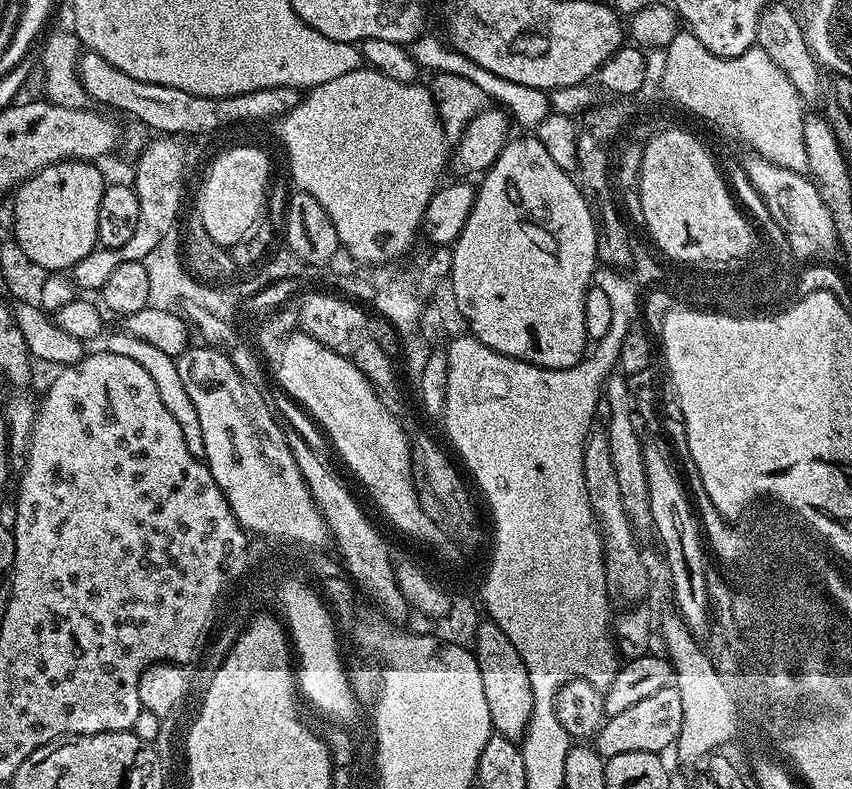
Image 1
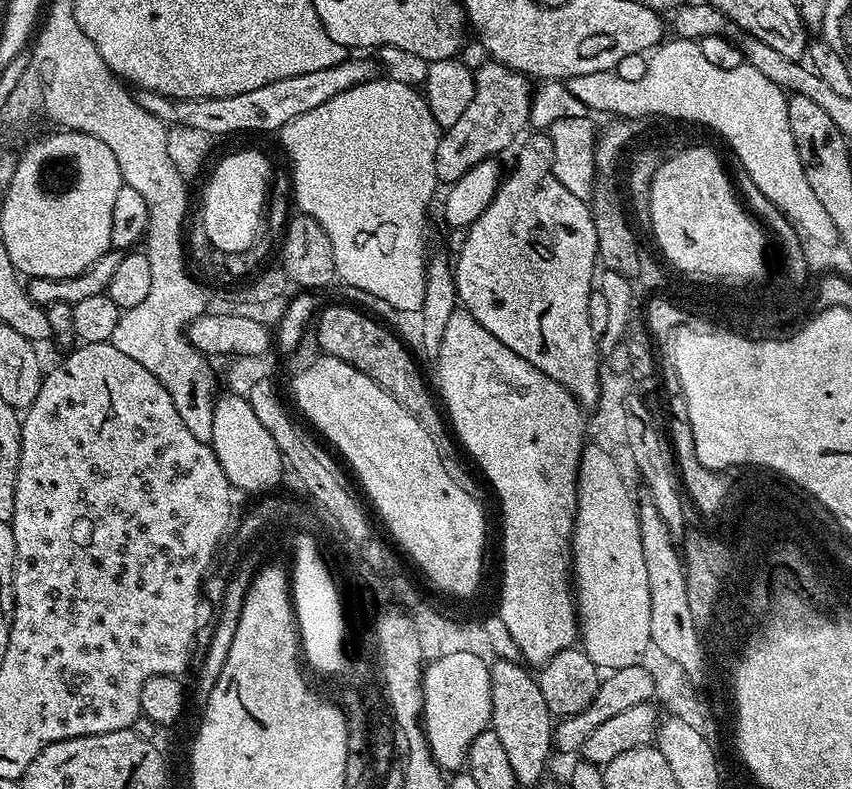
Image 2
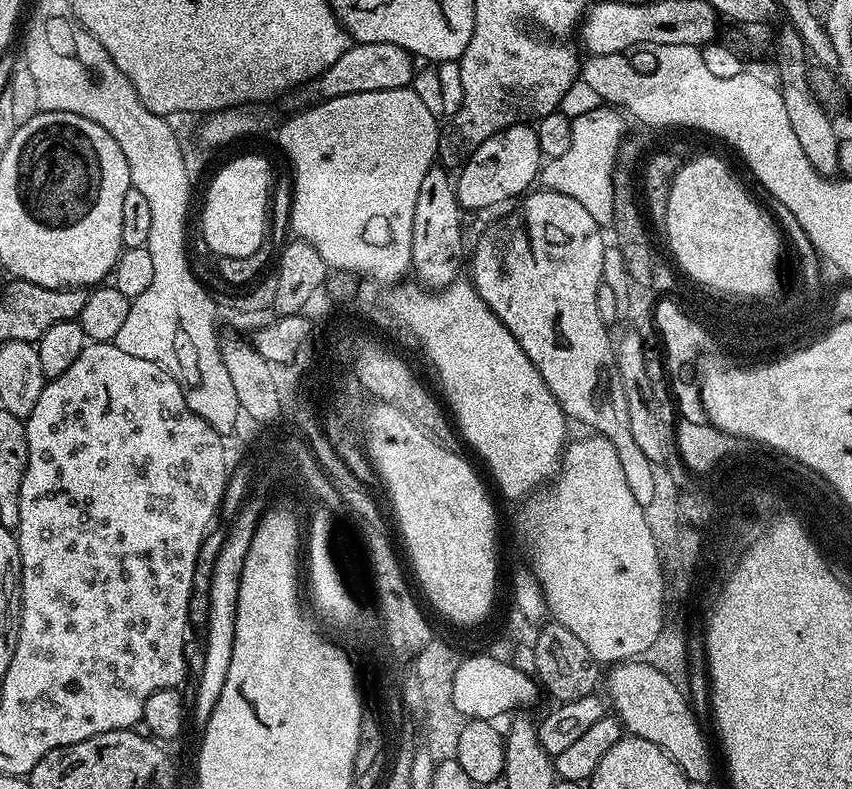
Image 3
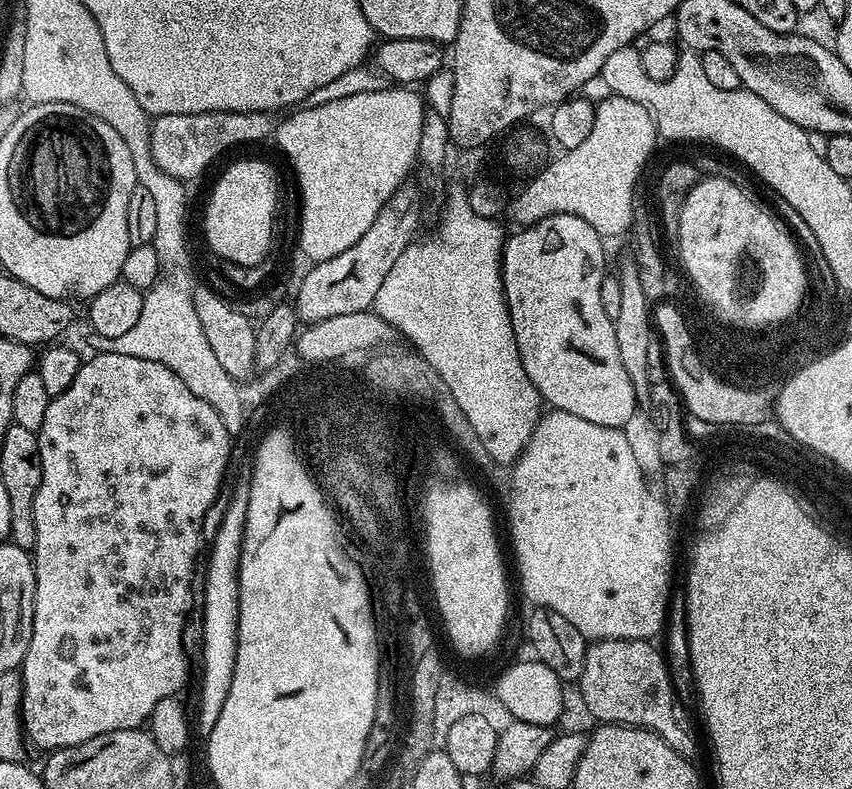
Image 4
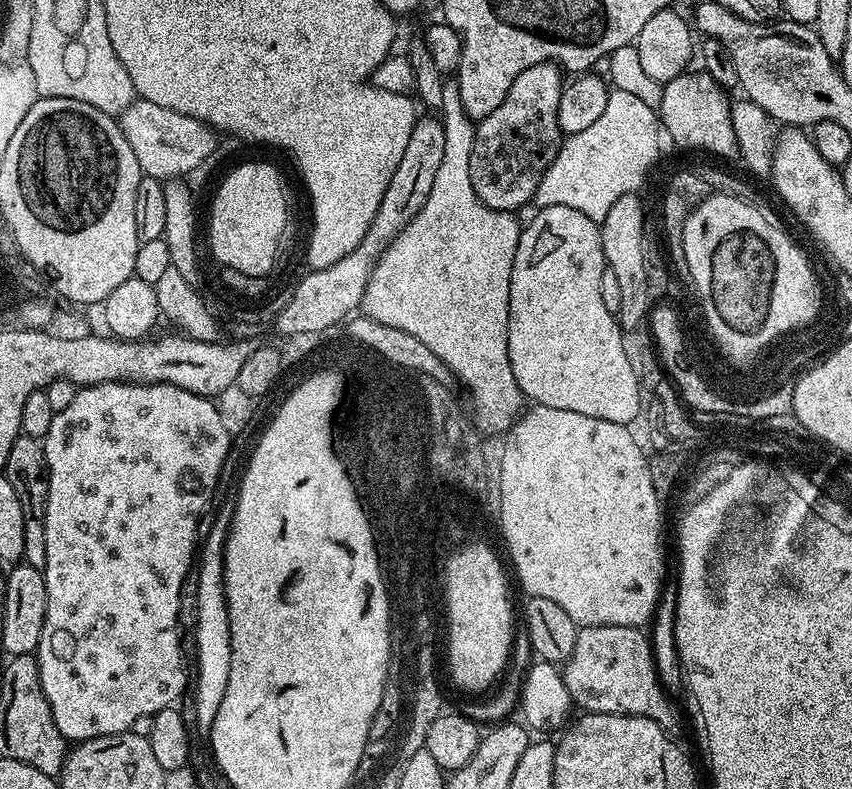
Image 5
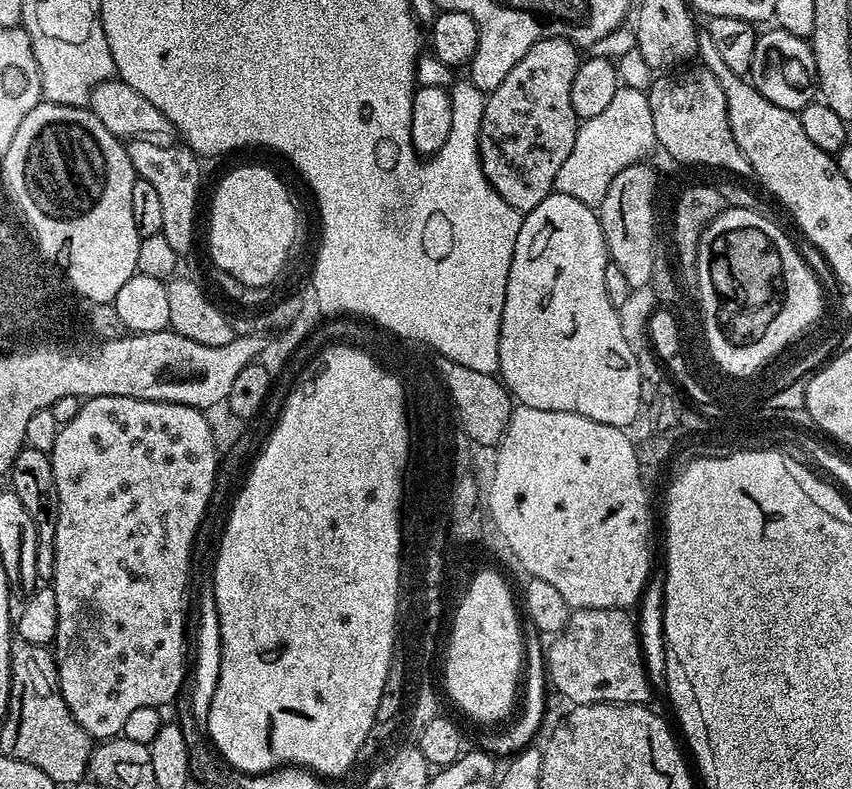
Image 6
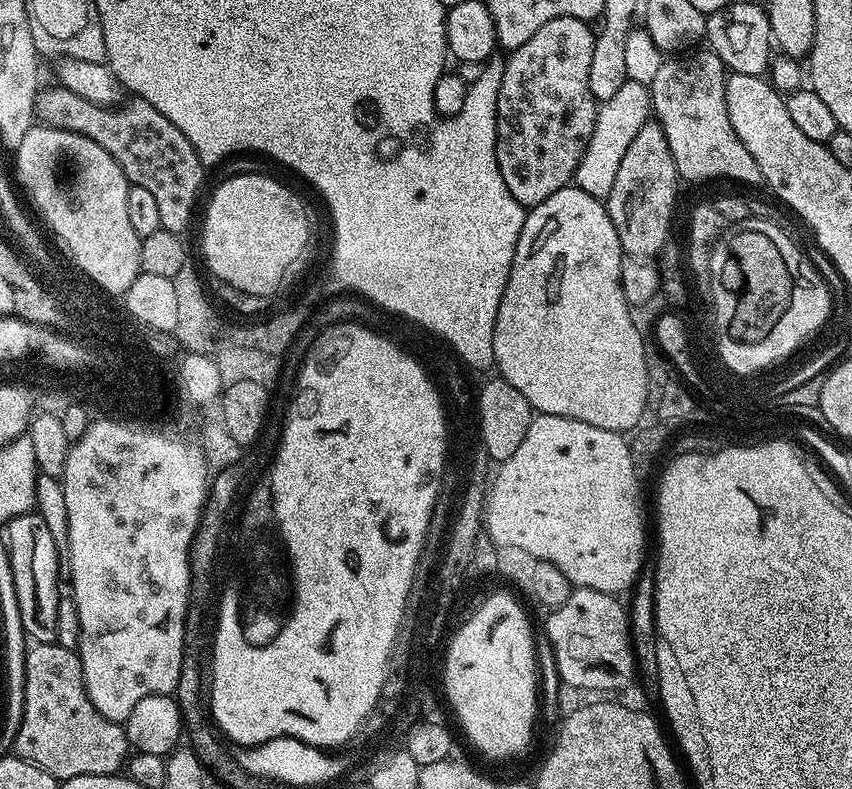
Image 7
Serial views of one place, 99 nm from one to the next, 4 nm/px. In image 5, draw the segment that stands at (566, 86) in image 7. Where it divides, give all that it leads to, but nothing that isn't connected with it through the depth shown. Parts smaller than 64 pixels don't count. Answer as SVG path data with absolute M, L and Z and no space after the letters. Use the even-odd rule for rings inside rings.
M549 62L530 66L530 70L522 70L518 78L514 78L514 86L502 98L502 106L492 111L488 117L475 125L474 146L470 154L470 182L474 186L474 194L487 208L515 213L523 204L533 203L538 182L542 182L542 174L554 162L560 153L562 133L558 122L559 99L562 98L566 85L566 76L559 64Z

